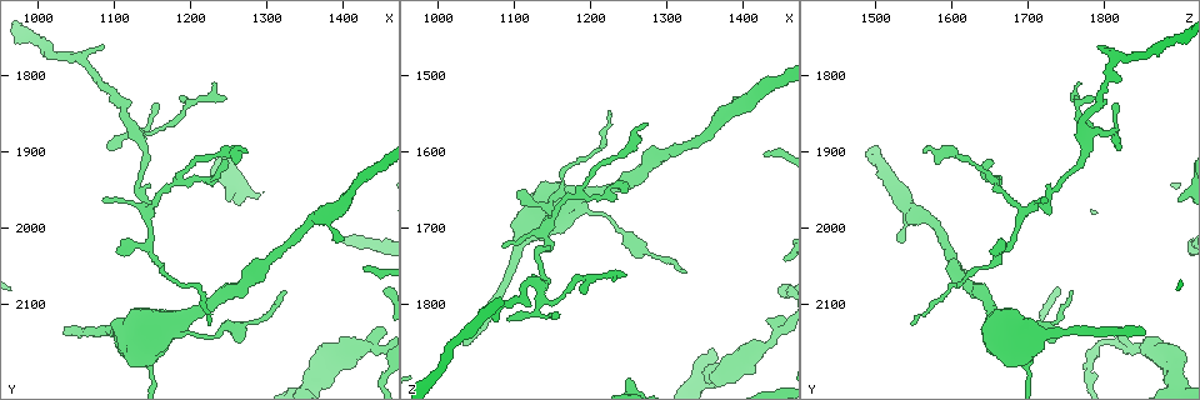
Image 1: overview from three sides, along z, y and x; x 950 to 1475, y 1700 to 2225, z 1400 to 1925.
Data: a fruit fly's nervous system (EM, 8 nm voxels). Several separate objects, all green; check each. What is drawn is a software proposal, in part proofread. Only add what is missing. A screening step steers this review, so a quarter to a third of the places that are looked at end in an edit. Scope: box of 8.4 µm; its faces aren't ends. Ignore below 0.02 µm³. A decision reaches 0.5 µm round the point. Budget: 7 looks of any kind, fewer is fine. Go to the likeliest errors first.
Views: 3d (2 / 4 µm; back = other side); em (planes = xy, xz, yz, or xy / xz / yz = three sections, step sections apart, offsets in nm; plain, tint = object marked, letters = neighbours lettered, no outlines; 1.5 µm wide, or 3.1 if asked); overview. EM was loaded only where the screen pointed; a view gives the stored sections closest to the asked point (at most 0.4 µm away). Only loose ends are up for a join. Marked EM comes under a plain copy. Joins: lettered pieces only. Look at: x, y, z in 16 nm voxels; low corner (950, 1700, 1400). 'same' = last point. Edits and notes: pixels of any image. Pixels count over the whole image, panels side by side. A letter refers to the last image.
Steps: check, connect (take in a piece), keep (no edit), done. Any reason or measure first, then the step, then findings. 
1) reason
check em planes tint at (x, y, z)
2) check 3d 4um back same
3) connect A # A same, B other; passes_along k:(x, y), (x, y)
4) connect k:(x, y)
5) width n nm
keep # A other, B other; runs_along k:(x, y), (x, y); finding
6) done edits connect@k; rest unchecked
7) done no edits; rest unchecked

check em xz step 8 letters at (1035, 2135, 1850)

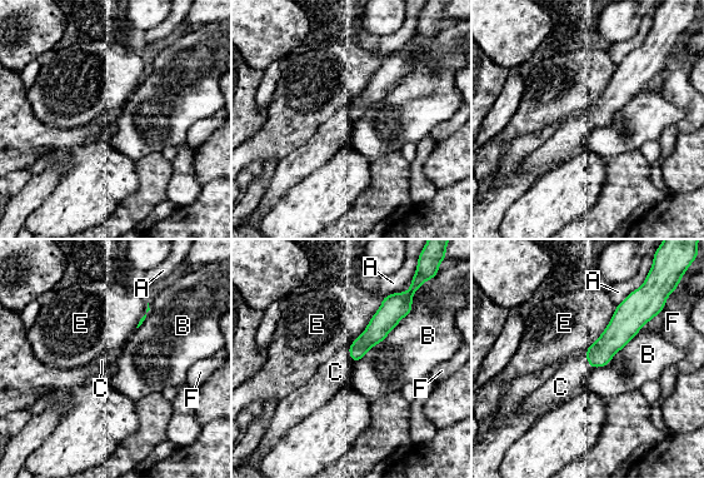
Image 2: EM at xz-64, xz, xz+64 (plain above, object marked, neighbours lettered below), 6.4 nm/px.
connect C # A other, B other, C same, E other, F other; it goes on there

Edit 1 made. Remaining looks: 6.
redraw
check overview

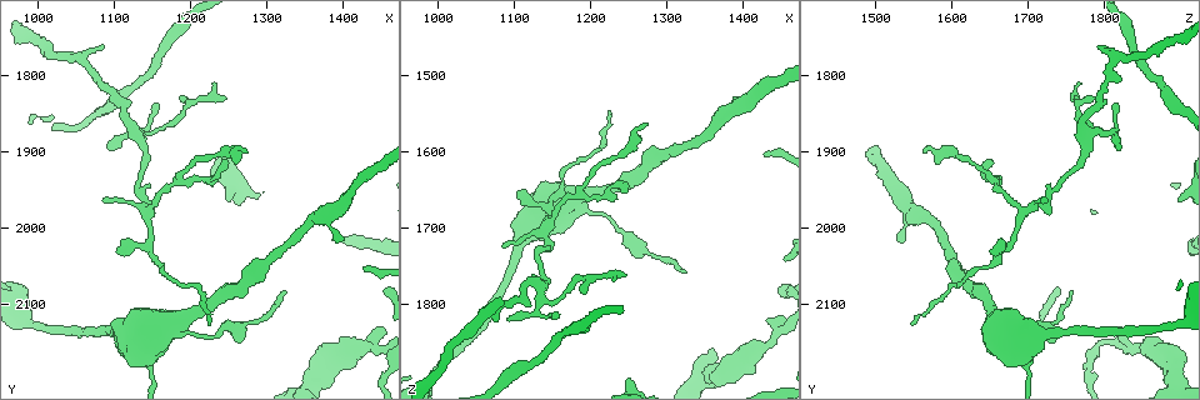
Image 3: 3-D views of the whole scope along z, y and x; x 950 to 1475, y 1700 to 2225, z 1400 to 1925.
an open end
check em planes letters at (1080, 1765, 1795)

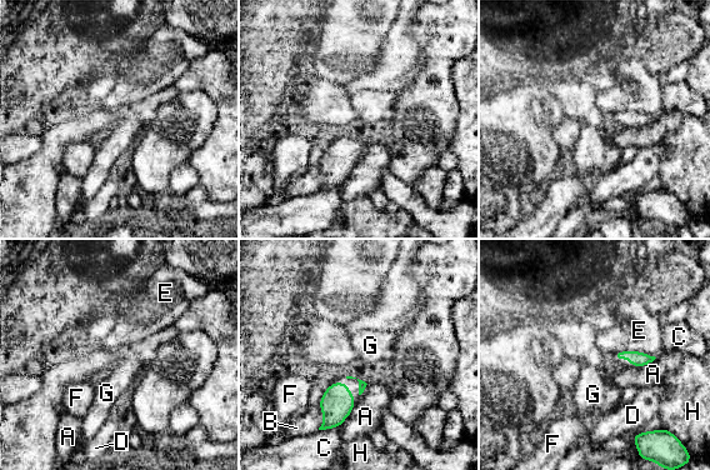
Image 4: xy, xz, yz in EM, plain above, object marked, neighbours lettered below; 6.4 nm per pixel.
keep # A other, B other, C other, D other, E other, F other, G other, H other; border 4:(656, 358), (646, 364), (631, 366); none of them fits

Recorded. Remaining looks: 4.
done edits connect@2; rest unchecked

